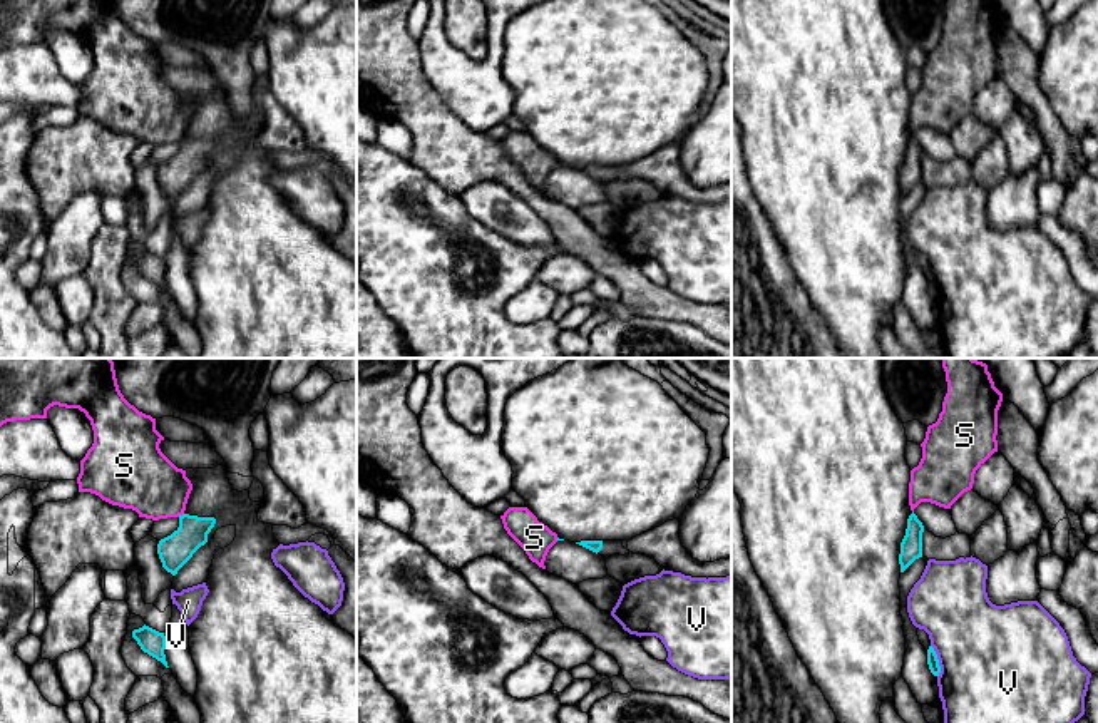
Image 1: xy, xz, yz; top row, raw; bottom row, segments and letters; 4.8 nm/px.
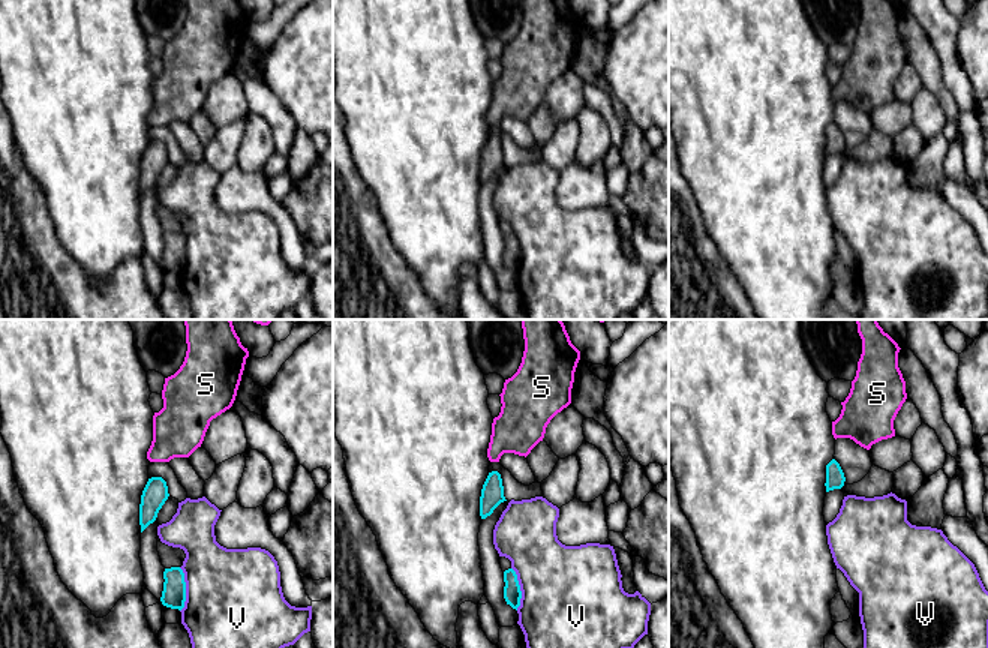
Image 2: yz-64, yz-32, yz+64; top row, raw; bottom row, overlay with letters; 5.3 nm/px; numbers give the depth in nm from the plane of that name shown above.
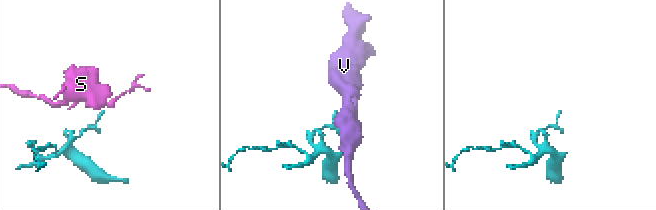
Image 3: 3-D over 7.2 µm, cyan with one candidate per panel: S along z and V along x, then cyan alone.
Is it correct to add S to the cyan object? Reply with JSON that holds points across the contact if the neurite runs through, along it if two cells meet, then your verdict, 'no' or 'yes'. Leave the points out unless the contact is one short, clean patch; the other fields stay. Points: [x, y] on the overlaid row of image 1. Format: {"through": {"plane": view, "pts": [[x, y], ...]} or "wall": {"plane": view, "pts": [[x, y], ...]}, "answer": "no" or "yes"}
{"wall": {"plane": "xy", "pts": [[183, 512], [178, 516]]}, "answer": "no"}

